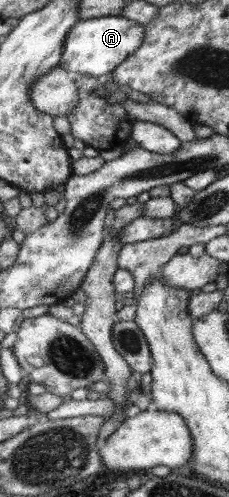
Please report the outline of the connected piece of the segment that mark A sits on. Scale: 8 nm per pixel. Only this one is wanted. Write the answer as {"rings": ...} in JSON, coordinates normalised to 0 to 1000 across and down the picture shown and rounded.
{"rings":[[[533,32],[432,34],[345,42],[288,78],[288,95],[258,135],[293,145],[432,157],[520,135],[563,111],[581,111],[624,87],[633,52]]]}

